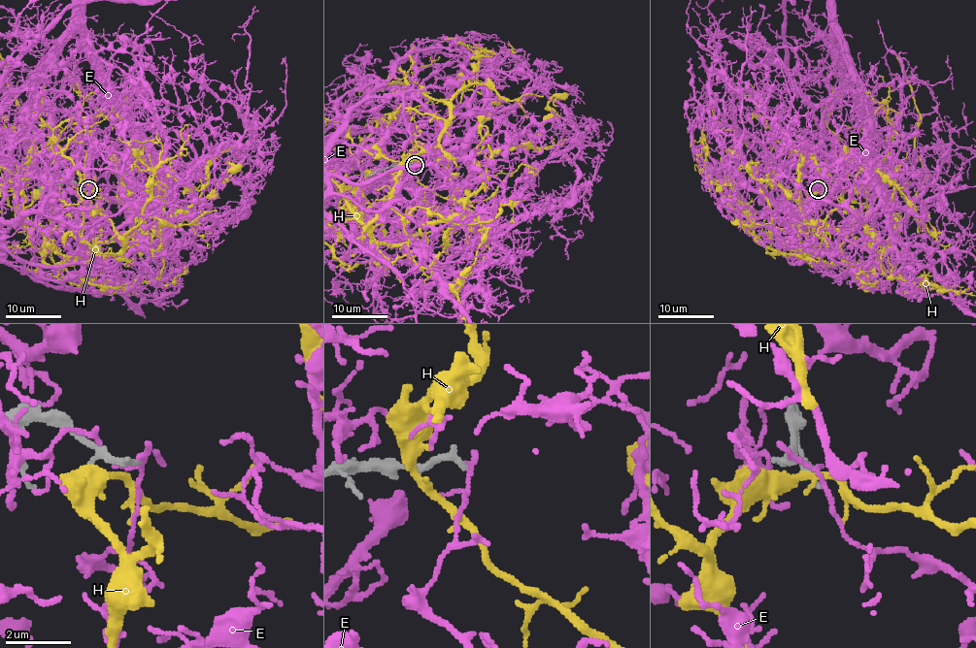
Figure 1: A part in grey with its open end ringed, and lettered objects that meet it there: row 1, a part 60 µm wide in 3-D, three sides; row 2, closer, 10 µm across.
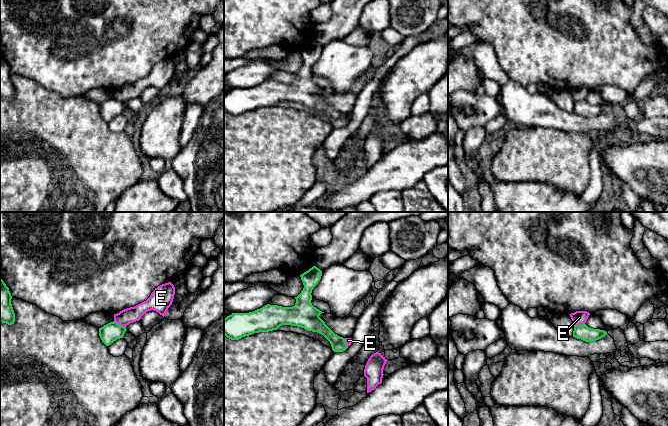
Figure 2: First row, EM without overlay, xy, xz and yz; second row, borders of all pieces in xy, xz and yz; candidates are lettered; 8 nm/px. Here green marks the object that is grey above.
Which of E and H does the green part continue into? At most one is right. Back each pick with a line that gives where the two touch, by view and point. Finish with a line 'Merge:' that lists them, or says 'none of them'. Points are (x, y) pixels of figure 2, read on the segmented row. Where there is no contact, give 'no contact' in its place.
Merge: none of them

